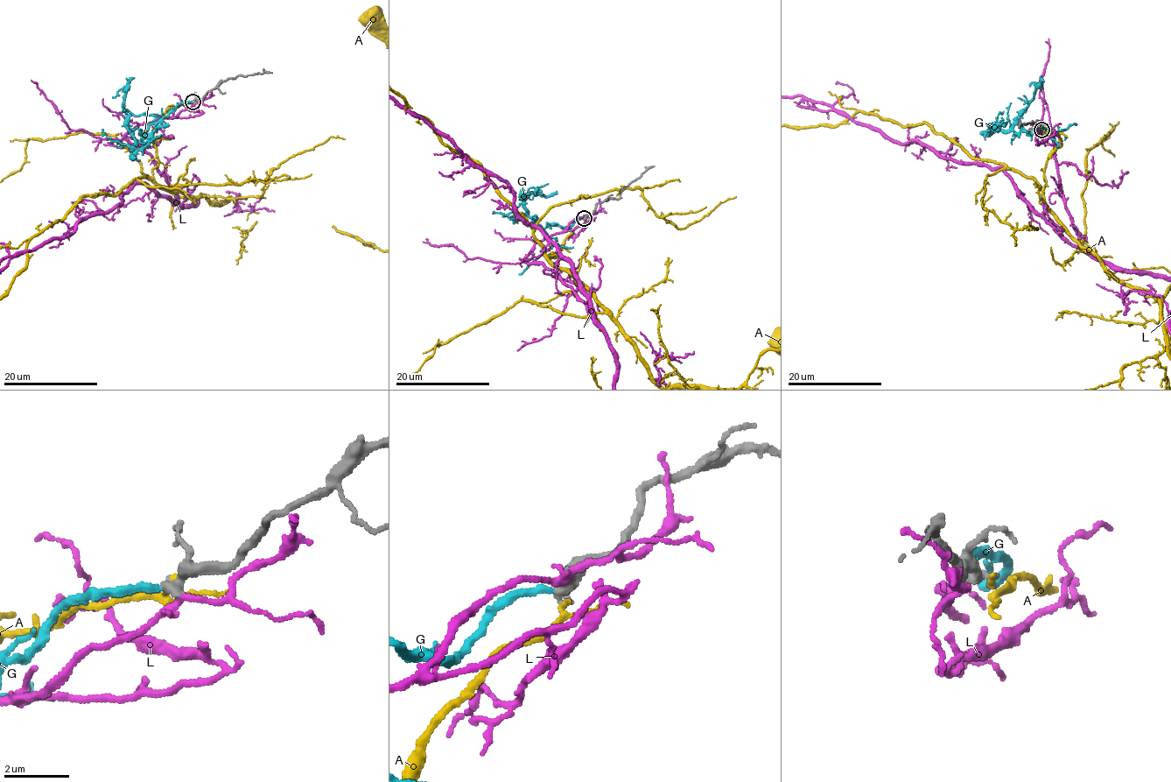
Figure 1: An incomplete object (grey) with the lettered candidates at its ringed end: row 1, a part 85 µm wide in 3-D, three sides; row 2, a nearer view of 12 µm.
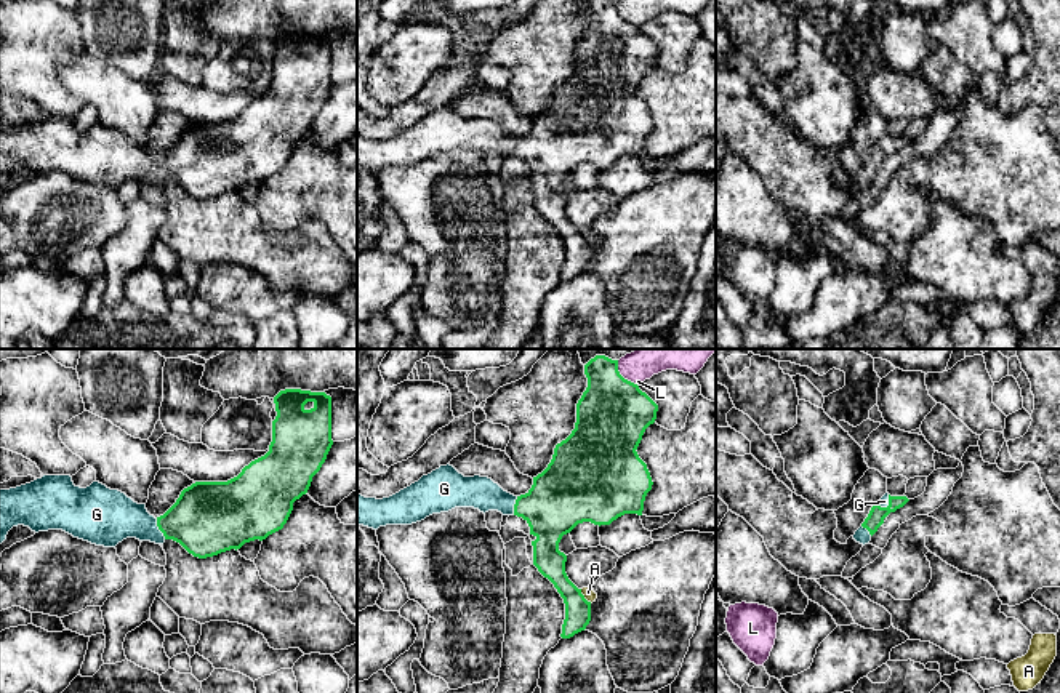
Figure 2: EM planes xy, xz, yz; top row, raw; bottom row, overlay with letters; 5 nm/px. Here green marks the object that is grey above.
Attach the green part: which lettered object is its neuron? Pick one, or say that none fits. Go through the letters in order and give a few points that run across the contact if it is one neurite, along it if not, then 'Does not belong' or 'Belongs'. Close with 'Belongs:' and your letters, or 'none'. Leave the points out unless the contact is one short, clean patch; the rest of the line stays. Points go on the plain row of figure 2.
A: Line: xz (580, 231), (591, 244). Does not belong
G: Line: xy (207, 160), (159, 170), (111, 157). Belongs
L: Line: xz (617, 2), (617, 12), (638, 28). Does not belong
Belongs: G

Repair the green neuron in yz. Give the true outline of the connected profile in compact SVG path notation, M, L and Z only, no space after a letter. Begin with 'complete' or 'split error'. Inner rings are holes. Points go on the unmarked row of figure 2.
split error; M885 134L869 152L868 158L861 165L861 168L855 173L853 181L860 186L868 186L871 178L877 173L877 170L884 165L884 160L903 149L909 141L906 138L890 138Z

